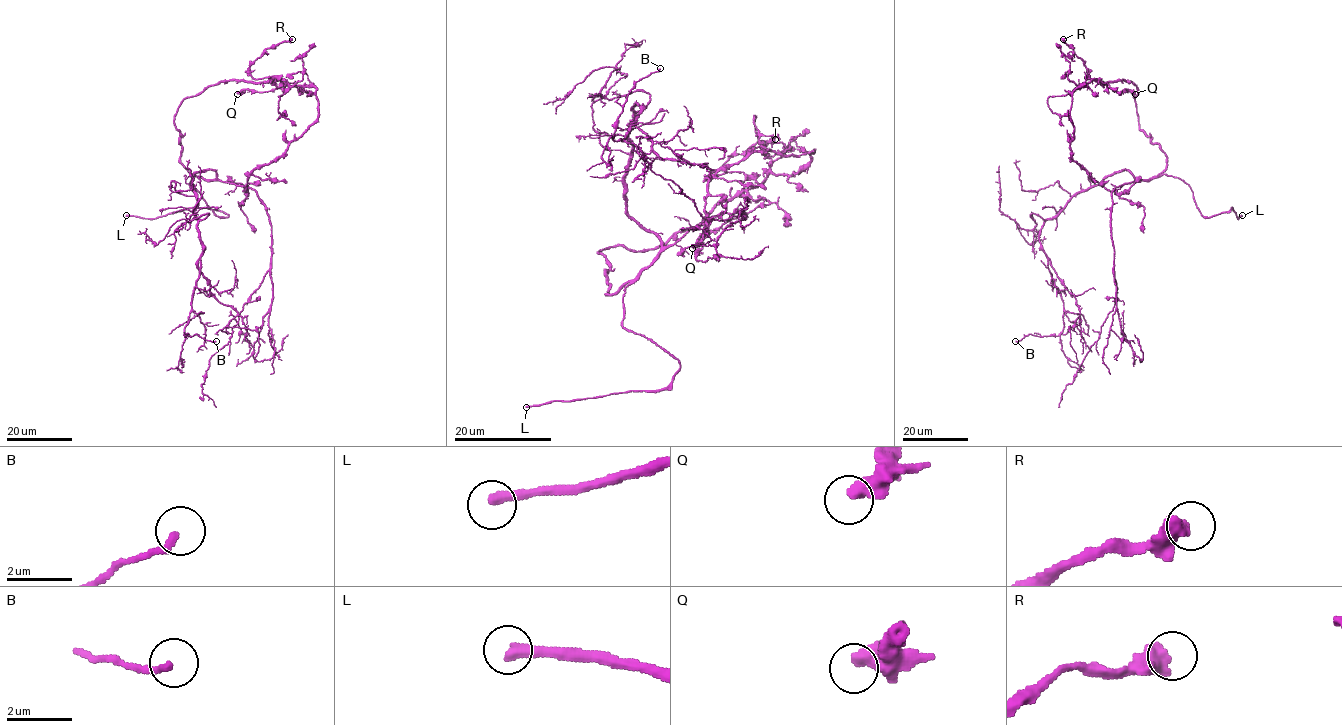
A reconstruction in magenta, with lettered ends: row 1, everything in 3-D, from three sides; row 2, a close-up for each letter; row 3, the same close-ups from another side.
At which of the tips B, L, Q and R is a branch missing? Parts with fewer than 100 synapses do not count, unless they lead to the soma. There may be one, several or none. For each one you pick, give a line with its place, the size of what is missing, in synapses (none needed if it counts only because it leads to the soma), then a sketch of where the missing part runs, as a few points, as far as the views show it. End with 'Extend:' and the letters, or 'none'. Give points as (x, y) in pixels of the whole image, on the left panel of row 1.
L: place (126, 215); course (126, 215), (111, 233), (84, 240)
Extend: L

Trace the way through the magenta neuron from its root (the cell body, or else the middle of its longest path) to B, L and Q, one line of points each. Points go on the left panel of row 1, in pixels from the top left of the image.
B: (222, 182), (211, 169), (197, 171), (193, 177), (203, 253), (185, 328), (185, 335), (216, 341)
L: (222, 182), (192, 174), (190, 183), (217, 216), (227, 217), (206, 208), (180, 209), (154, 218), (126, 215)
Q: (222, 182), (245, 191), (250, 174), (318, 115), (313, 86), (274, 80), (288, 84), (237, 94)

